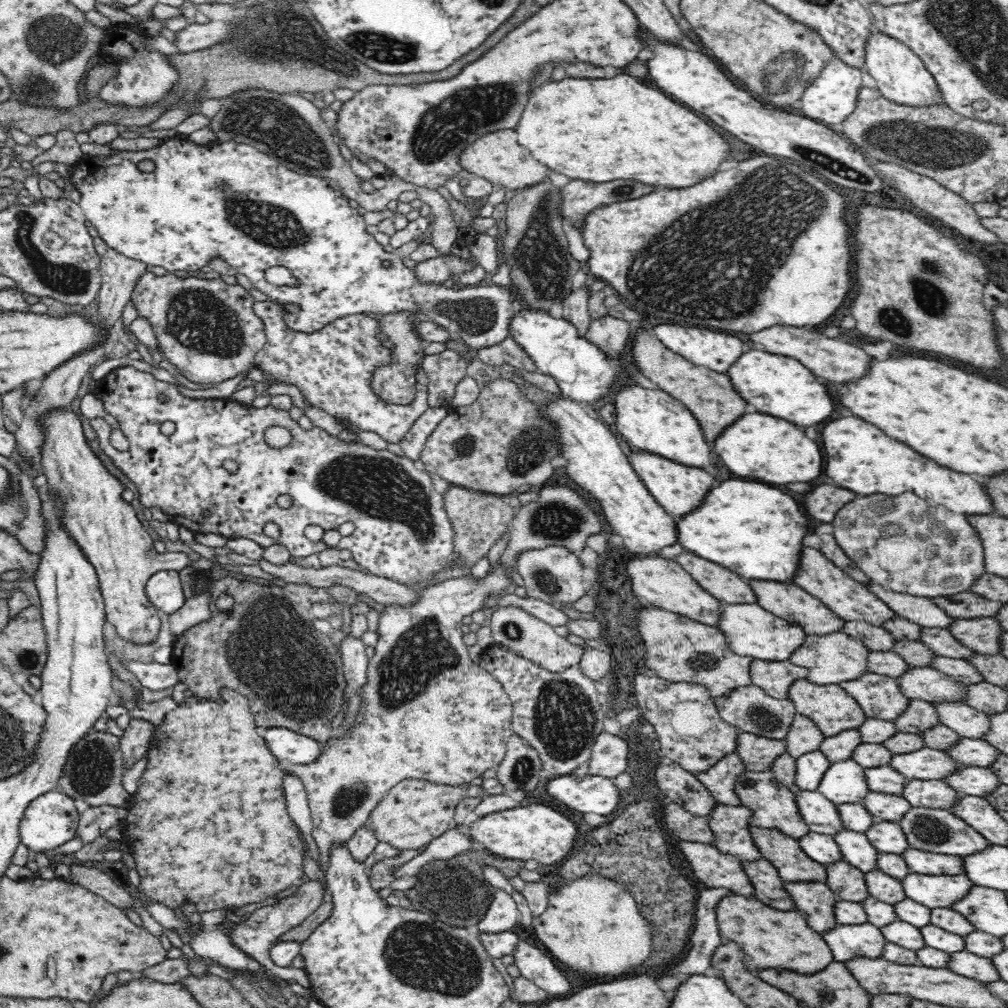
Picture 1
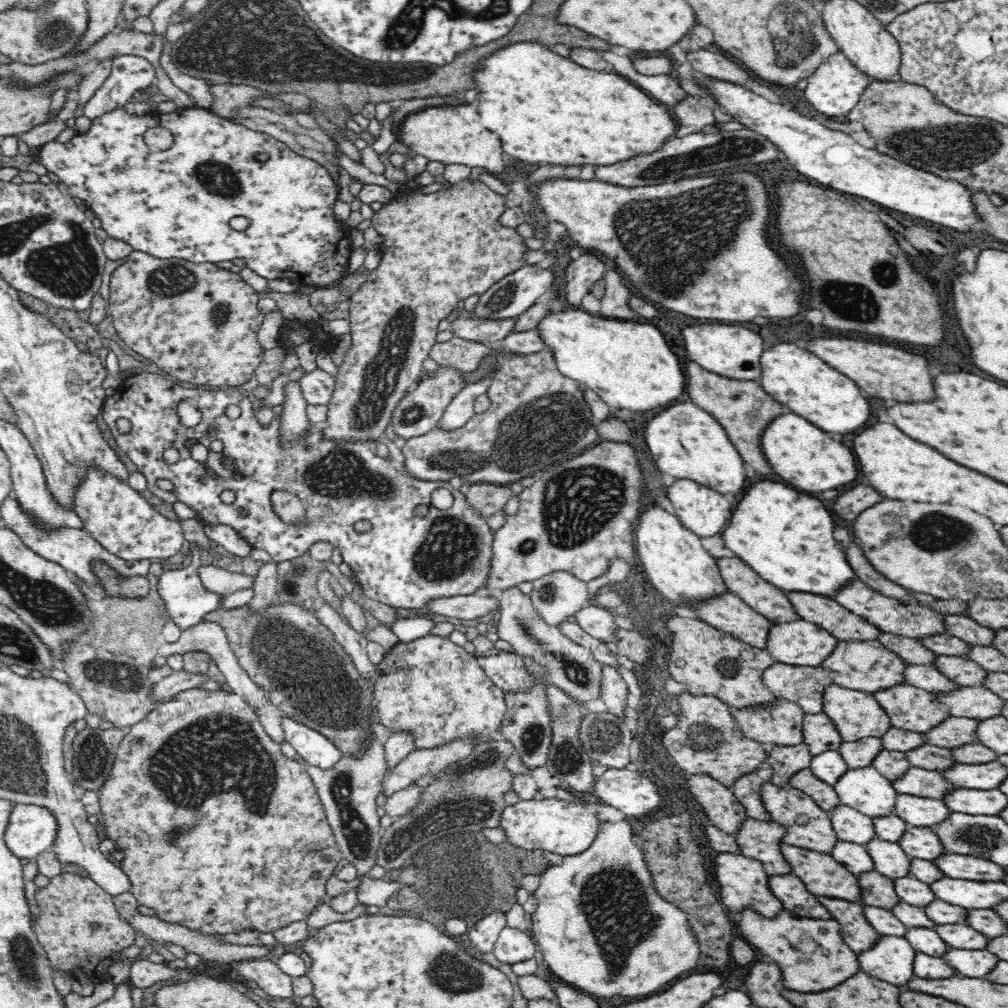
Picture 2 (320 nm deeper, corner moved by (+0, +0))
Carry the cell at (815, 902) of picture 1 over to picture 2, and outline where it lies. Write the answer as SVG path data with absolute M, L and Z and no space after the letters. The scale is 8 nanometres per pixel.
M817 896L842 926L841 935L854 953L866 952L883 937L865 917L862 905L839 898Z

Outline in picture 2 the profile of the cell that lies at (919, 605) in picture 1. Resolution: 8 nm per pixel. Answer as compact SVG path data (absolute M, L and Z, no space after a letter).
M945 615L943 619L946 632L971 646L990 646L994 642L996 630L982 626L970 617Z

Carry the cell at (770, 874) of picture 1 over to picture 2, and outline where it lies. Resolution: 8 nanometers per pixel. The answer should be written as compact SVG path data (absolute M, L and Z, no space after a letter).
M772 875L769 876L769 887L776 898L782 901L783 908L804 918L834 919L831 912L812 894L799 876Z

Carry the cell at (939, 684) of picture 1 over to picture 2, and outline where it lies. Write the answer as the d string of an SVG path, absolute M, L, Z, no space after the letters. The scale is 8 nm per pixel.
M958 687L951 693L942 693L937 698L952 717L968 717L983 721L1002 715L1005 700L988 688Z

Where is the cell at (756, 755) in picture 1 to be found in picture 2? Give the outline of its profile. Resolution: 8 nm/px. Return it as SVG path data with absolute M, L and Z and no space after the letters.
M805 743L798 746L768 746L766 765L773 770L771 783L785 787L789 780L805 768L810 768L813 754Z

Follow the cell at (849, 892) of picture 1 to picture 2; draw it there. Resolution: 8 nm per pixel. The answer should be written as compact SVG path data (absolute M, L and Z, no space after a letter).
M874 870L857 875L863 904L892 910L901 900L894 886L894 879Z

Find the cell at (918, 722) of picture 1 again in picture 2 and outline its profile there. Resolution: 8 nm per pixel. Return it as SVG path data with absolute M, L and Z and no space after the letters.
M948 717L924 735L930 745L952 750L968 744L979 743L978 721L968 717Z

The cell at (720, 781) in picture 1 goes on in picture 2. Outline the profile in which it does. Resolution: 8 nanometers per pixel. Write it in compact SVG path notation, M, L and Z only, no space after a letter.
M769 766L755 770L750 774L745 774L739 778L732 786L735 797L743 804L743 808L750 818L759 821L774 821L764 806L761 797L763 784L771 782L773 770Z

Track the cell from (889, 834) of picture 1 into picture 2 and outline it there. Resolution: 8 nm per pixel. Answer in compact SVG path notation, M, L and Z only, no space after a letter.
M908 825L906 832L897 842L912 859L934 861L946 853L942 841L933 827L915 827Z

